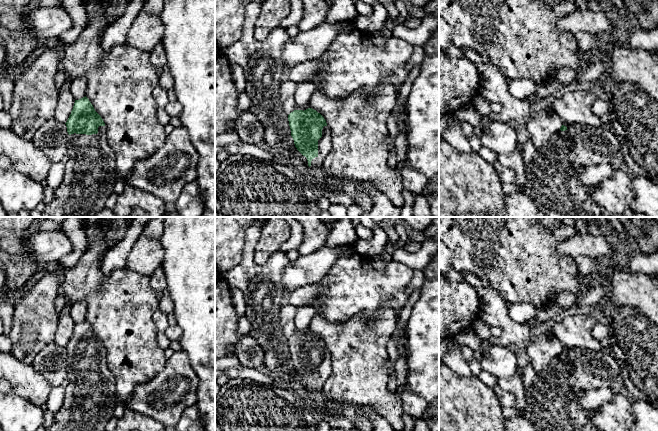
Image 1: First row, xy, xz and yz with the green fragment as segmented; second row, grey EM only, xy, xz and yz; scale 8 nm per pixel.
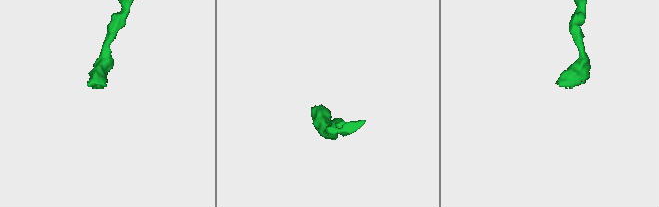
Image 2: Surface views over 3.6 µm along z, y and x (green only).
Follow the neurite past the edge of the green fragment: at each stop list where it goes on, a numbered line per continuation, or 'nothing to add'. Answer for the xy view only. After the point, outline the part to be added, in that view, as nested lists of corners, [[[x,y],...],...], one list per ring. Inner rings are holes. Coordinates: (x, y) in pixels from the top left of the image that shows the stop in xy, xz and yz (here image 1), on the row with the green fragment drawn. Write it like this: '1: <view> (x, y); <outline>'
1: xy (90, 173); [[[99,126],[98,133],[92,135],[71,134],[68,141],[69,160],[65,163],[65,173],[61,184],[54,189],[54,199],[45,205],[42,217],[95,217],[105,208],[108,197],[114,193],[114,184],[119,173],[116,169],[116,155],[107,141],[106,126]]]

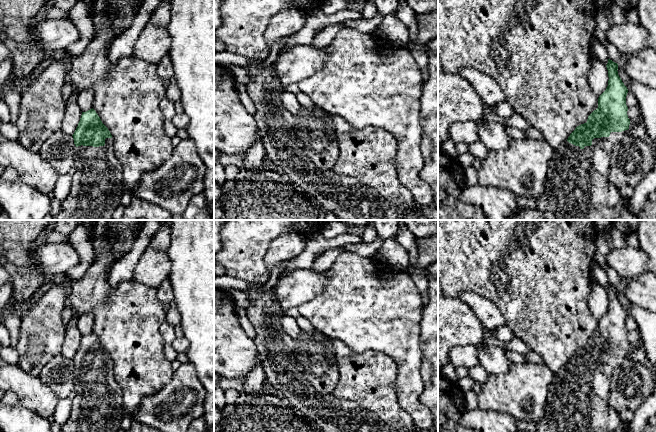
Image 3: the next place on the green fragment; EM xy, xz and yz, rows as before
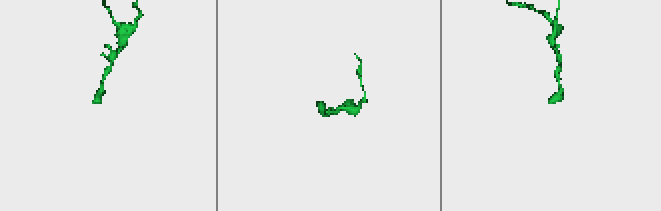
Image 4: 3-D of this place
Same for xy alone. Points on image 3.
1: xy (97, 185); [[[106,138],[105,145],[99,147],[78,146],[75,153],[76,172],[72,175],[72,185],[68,196],[61,201],[61,211],[52,220],[112,220],[115,209],[121,205],[121,196],[126,185],[123,181],[123,167],[114,153],[113,138]]]

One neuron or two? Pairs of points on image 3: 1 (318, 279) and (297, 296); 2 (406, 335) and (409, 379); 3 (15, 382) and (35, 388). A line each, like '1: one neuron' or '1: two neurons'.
1: one neuron
2: one neuron
3: one neuron

